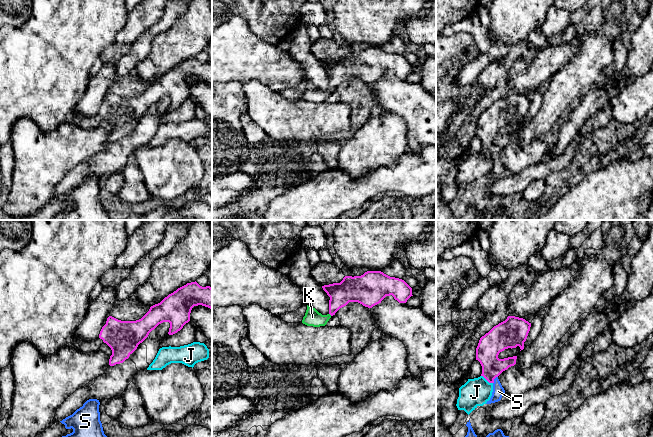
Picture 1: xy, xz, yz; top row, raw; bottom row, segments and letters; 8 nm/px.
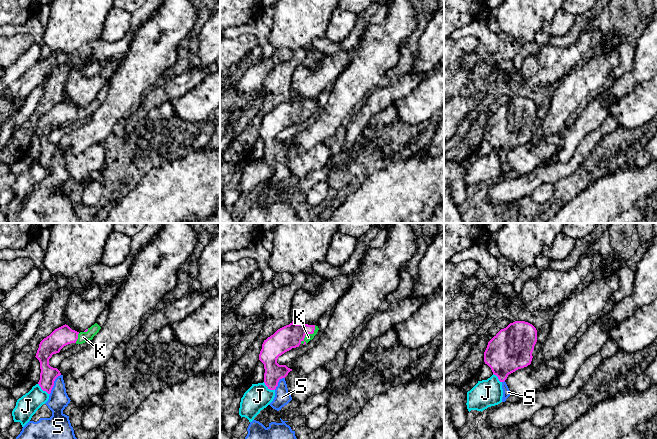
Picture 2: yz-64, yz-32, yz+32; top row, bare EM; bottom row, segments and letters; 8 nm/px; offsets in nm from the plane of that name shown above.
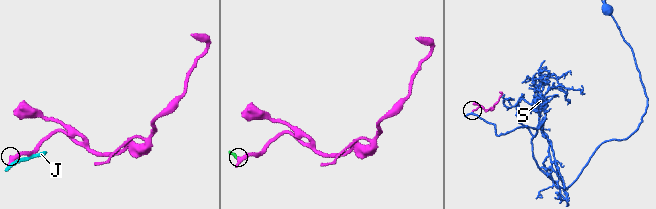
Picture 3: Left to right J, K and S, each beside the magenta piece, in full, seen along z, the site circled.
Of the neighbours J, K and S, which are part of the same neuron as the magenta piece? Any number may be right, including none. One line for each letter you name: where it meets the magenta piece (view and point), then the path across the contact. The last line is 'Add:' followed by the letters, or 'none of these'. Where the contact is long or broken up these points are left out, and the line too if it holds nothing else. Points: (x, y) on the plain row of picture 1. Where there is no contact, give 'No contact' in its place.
K: Touches magenta at xz (330, 90). Path across: xz (348, 66), (335, 79), (330, 90), (312, 93)
S: Touches magenta at yz (493, 156). Path across: yz (487, 127), (493, 156), (498, 167)
Add: K, S

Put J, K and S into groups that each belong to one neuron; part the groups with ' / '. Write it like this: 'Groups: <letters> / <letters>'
Groups: J / K S

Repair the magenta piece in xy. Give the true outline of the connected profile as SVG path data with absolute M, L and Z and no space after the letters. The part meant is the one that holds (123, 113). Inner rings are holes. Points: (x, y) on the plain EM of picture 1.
M196 57L187 59L150 83L139 96L121 97L112 92L107 94L99 114L112 126L109 141L123 139L159 100L169 98L169 111L180 107L190 97L194 82L212 85L212 64L202 63Z

